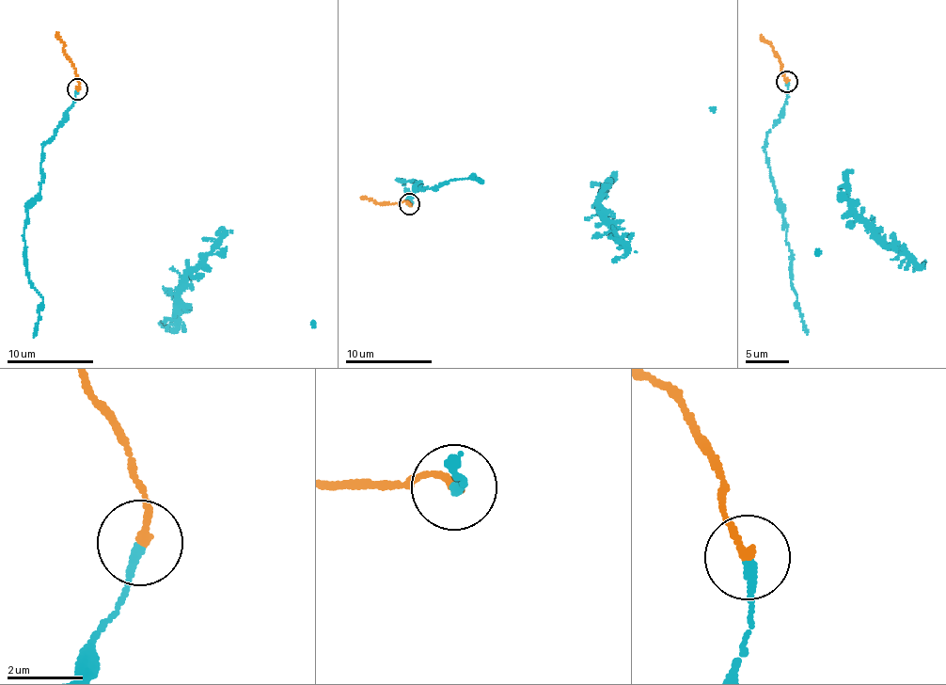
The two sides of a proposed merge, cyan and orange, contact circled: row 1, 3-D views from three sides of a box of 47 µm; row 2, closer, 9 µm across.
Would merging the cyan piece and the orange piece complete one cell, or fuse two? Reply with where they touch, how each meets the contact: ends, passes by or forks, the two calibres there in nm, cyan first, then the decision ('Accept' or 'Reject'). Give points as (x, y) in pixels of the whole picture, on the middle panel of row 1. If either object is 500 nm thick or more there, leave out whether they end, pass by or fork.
Place: (409, 204). At the ring cyan ends. At the ring orange ends. Thickness 240 nm (cyan) against 240 nm. Accept

